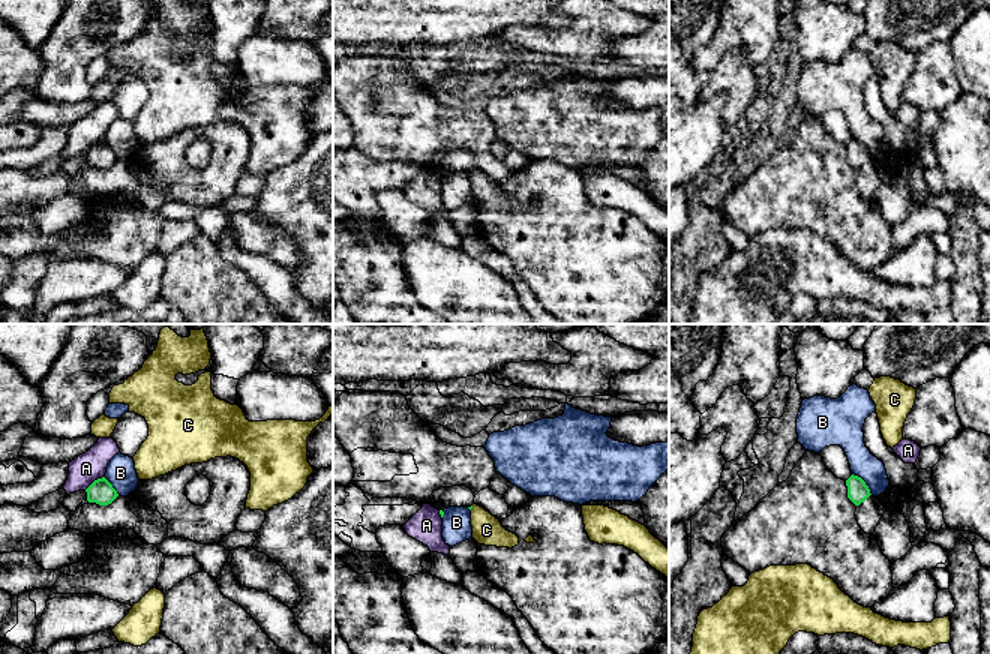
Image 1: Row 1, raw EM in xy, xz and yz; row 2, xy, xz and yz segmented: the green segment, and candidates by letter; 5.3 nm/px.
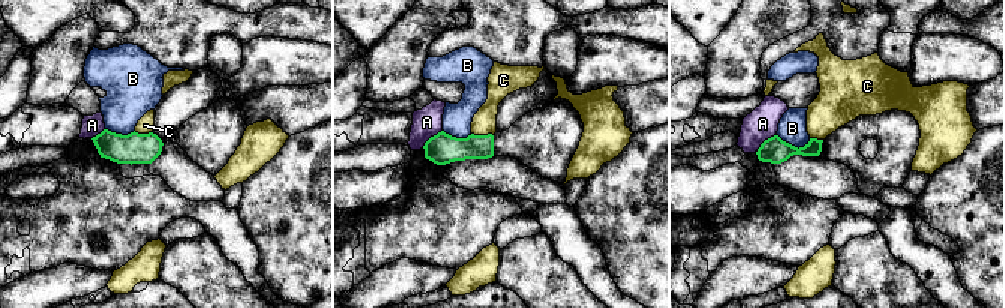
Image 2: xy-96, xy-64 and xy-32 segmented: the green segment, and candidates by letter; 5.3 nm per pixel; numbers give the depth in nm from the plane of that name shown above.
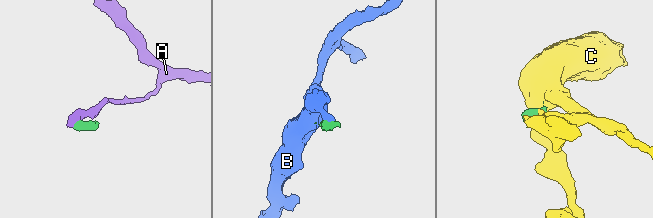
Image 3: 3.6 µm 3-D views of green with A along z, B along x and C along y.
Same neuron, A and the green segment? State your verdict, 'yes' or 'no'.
no

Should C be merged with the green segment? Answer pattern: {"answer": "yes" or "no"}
{"answer": "no"}

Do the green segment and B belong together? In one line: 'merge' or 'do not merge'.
do not merge

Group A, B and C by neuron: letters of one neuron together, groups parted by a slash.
A / B / C

